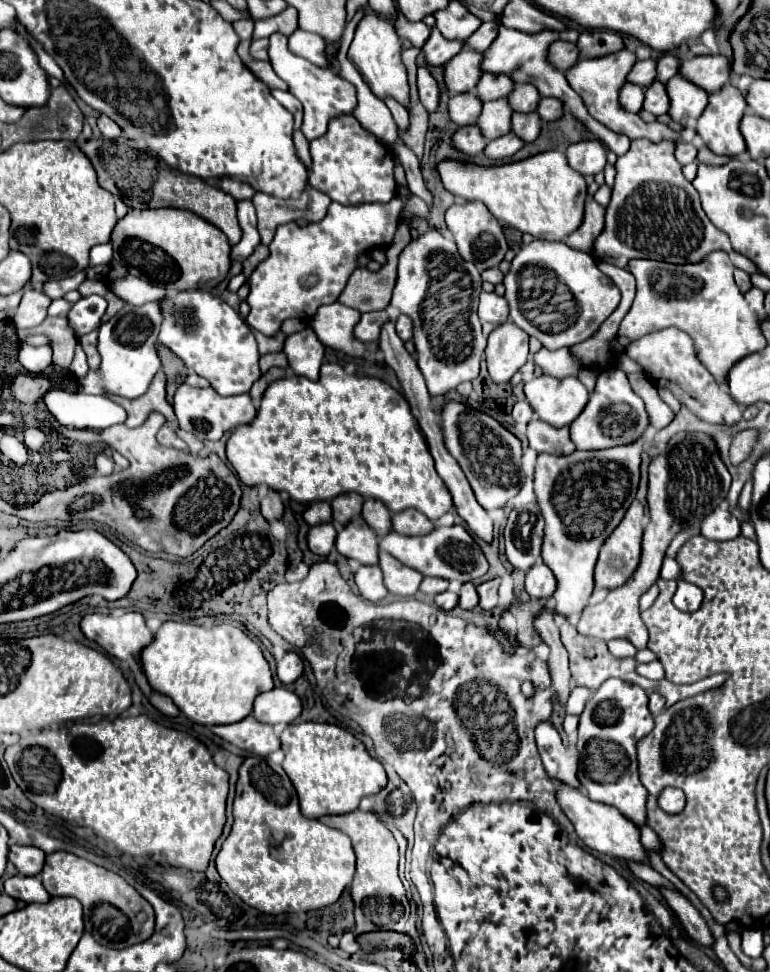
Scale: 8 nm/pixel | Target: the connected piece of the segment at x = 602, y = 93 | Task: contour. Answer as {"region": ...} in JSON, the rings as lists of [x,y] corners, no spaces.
{"region":[[[622,49],[620,53],[606,55],[606,57],[600,57],[600,59],[580,59],[576,63],[576,67],[570,67],[570,71],[566,71],[566,79],[572,85],[572,89],[576,89],[576,93],[584,99],[588,113],[596,121],[600,121],[602,125],[612,129],[614,133],[628,135],[630,139],[646,137],[654,143],[664,141],[664,139],[678,139],[678,133],[670,131],[666,125],[644,123],[636,113],[628,113],[618,105],[618,89],[624,85],[624,77],[630,71],[630,67],[634,65],[634,61],[636,61],[636,53],[630,51],[630,49]]]}

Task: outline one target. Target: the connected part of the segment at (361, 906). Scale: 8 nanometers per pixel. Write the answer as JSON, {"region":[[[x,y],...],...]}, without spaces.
{"region":[[[360,809],[346,815],[326,815],[320,821],[346,833],[352,839],[356,851],[356,875],[352,881],[352,899],[356,905],[354,935],[388,929],[406,933],[418,941],[420,933],[416,929],[416,923],[410,919],[410,903],[406,899],[406,889],[398,877],[398,843],[388,827],[374,813],[364,813]]]}

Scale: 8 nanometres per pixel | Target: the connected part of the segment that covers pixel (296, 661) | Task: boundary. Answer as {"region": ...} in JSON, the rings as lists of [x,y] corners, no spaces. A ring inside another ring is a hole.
{"region":[[[294,651],[284,653],[284,657],[278,661],[276,673],[278,673],[278,677],[280,677],[280,681],[284,685],[296,681],[302,675],[302,661],[300,661],[300,657]]]}

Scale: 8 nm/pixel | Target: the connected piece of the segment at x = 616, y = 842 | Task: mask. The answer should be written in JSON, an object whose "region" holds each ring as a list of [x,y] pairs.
{"region":[[[556,783],[556,799],[564,815],[572,821],[576,835],[586,843],[586,847],[598,853],[608,853],[616,859],[646,861],[646,851],[640,845],[638,827],[630,823],[630,819],[620,815],[616,807],[606,807],[606,803],[594,803],[584,791],[574,791],[574,787],[566,787],[566,783]]]}

